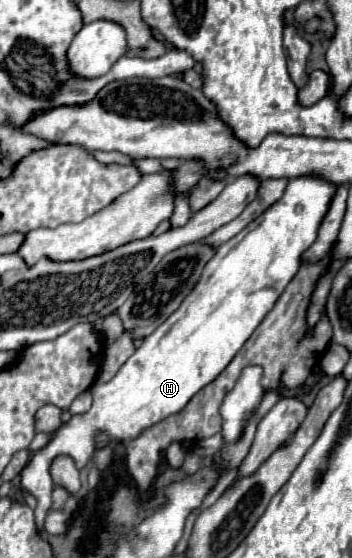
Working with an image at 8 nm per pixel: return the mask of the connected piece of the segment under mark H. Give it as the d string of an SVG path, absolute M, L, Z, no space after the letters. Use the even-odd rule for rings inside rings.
M316 174L290 178L278 202L214 250L200 280L182 300L180 308L144 338L142 346L136 348L118 374L110 382L96 382L90 388L94 392L92 408L62 424L48 446L38 450L32 462L20 472L20 488L36 496L35 521L39 529L43 528L46 510L52 506L54 482L48 476L52 458L66 454L82 468L104 440L128 442L144 428L180 412L200 388L210 384L230 364L232 356L236 356L248 336L274 308L288 280L296 276L302 254L314 244L334 196L336 184Z

